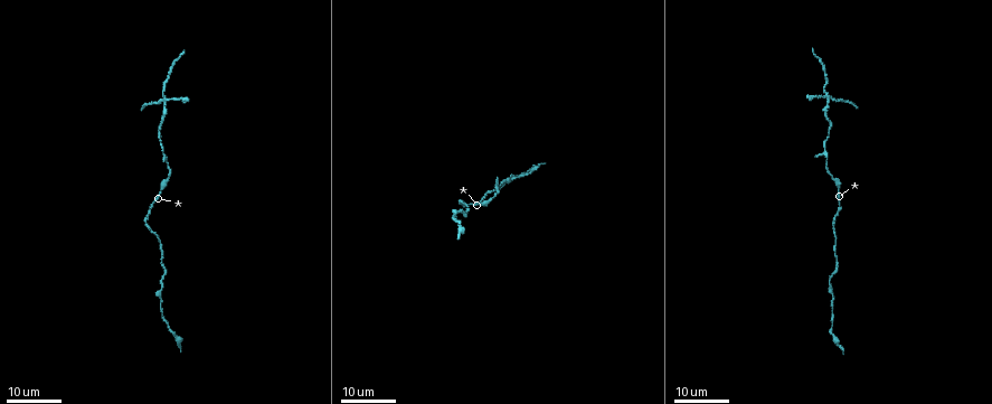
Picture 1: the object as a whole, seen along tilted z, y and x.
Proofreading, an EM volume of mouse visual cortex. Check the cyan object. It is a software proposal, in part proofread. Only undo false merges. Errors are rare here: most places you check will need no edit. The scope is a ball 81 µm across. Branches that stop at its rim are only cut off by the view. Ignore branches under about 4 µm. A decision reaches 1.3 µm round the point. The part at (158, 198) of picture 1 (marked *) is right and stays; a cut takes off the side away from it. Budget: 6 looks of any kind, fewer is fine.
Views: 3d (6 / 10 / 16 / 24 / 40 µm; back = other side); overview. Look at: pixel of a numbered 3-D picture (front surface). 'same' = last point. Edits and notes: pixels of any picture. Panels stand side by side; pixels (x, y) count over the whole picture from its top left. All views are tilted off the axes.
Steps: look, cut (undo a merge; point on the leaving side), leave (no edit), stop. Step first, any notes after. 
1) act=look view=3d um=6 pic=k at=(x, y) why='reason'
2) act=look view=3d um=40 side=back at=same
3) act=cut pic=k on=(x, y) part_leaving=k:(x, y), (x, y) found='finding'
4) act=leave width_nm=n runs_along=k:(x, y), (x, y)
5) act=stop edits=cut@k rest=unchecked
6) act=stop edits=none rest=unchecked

act=look view=3d um=16 pic=1 at=(488, 201) why='calibre changes'

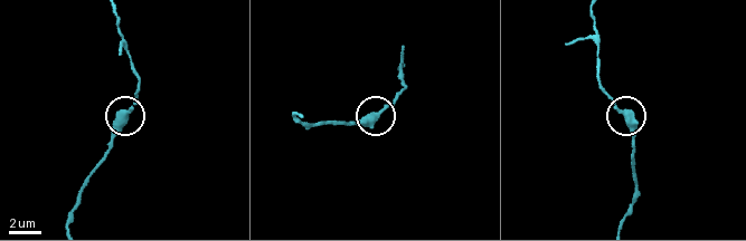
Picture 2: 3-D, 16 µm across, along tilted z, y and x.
act=look view=3d um=10 pic=2 at=(377, 114) why='zoom in'

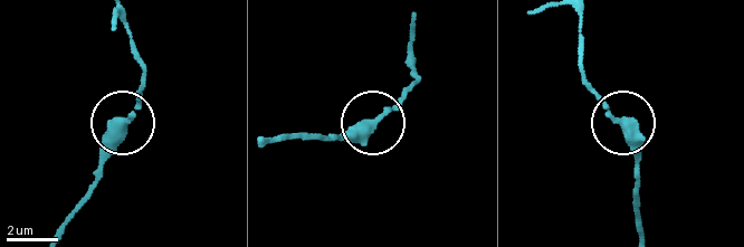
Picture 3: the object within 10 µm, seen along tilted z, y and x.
act=leave width_nm=330 runs_along=3:(316, 140), (366, 127), (413, 87) found='one neuron here'

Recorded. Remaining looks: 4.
act=look view=3d um=24 pic=1 at=(165, 98) why='four-way junction'

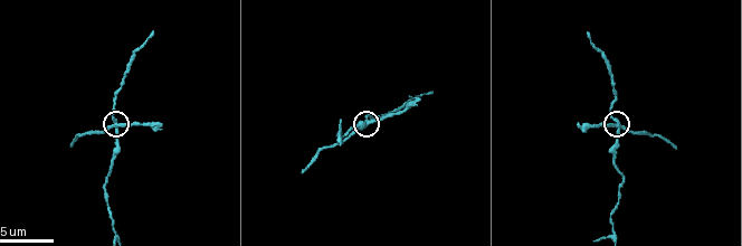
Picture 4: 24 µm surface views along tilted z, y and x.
act=look view=3d um=10 pic=4 at=(118, 123)

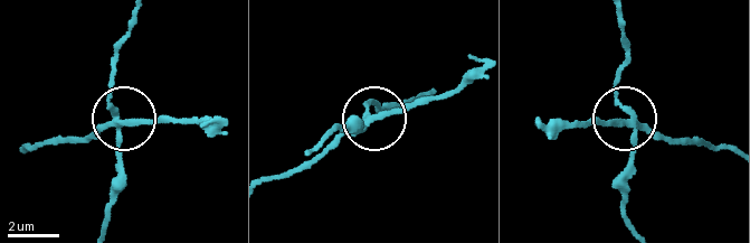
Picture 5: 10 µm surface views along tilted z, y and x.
act=cut pic=5 on=(95, 138) found='a second neuron is stuck on'

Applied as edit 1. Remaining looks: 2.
act=look view=3d um=10 pic=4 at=(114, 230) why='two arms in line, one across'

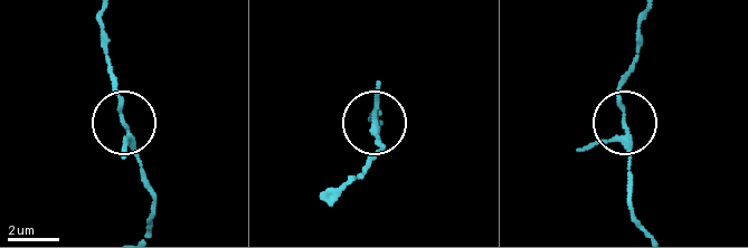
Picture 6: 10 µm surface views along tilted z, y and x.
act=leave arms=3 runs_along=6:(147, 229), (149, 189), (110, 64) found='one neuron here'

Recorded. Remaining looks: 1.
act=stop edits=cut@5 rest=unchecked

